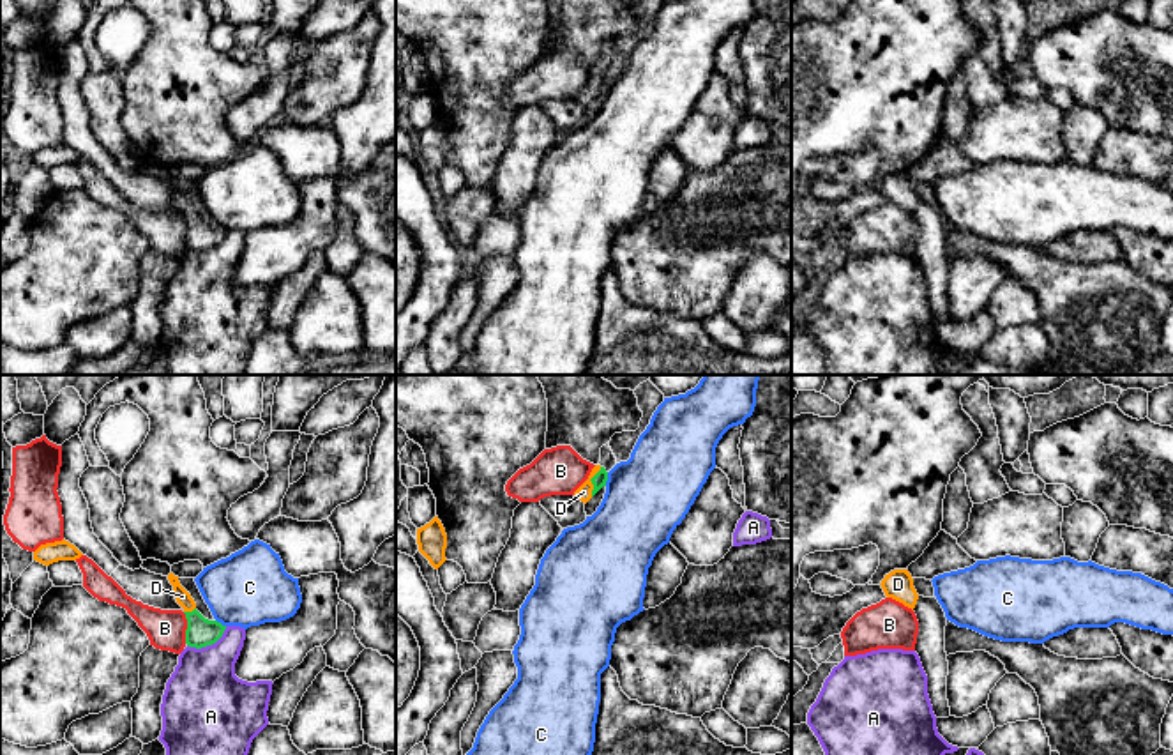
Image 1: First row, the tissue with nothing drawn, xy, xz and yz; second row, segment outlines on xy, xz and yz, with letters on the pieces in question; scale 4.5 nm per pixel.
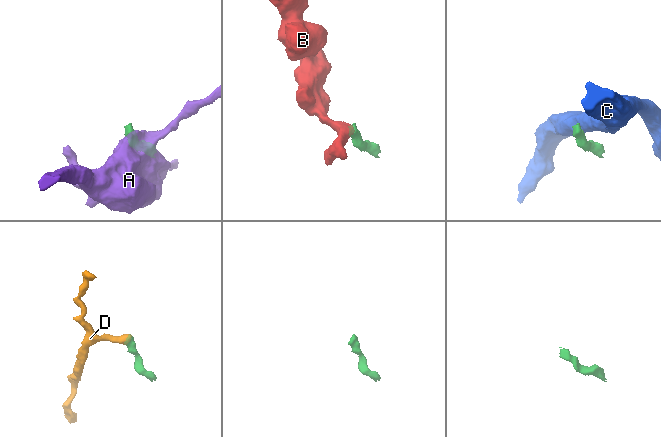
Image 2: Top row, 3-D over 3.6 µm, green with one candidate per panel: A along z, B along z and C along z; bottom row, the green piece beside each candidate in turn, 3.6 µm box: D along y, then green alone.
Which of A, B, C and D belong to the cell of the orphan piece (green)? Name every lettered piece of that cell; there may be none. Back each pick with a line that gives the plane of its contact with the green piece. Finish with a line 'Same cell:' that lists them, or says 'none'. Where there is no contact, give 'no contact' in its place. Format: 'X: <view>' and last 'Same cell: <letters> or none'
D: xz
Same cell: D

